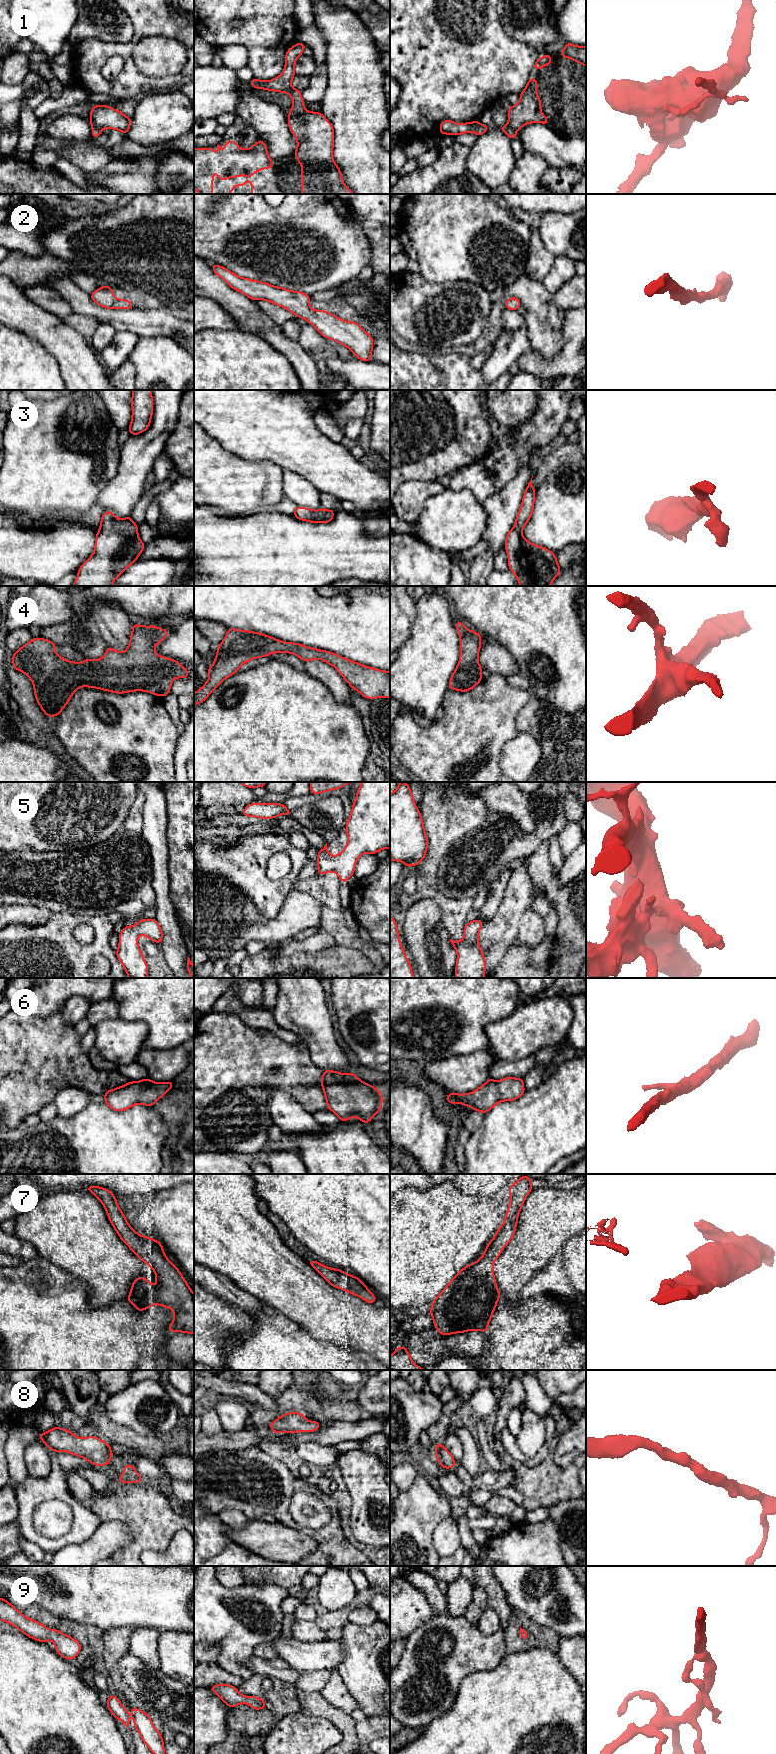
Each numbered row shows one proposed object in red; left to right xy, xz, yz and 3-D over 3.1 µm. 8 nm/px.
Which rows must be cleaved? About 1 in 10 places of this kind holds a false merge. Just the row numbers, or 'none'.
1

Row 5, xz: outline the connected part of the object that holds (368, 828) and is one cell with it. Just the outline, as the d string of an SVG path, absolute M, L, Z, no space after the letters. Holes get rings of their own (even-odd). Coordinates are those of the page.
M362 782L358 788L350 817L345 826L348 842L343 851L332 856L327 850L327 843L318 851L316 862L317 875L335 872L341 883L354 874L357 859L365 854L376 854L381 849L390 848L390 782Z

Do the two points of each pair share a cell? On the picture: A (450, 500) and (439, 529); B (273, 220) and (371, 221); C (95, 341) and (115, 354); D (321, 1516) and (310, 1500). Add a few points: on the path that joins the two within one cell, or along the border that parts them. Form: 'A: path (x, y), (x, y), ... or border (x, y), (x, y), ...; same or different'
A: path (450, 507), (450, 518), (446, 522); same
B: border (357, 222), (370, 242); different
C: border (116, 331), (113, 339), (99, 354); different
D: path (321, 1512), (314, 1504); same

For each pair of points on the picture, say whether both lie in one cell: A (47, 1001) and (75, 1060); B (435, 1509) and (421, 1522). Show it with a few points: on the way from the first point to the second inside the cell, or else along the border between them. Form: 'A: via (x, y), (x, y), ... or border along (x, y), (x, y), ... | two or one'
A: border along (61, 1007), (51, 1014), (41, 1017) | two
B: via (432, 1511), (424, 1519) | one

